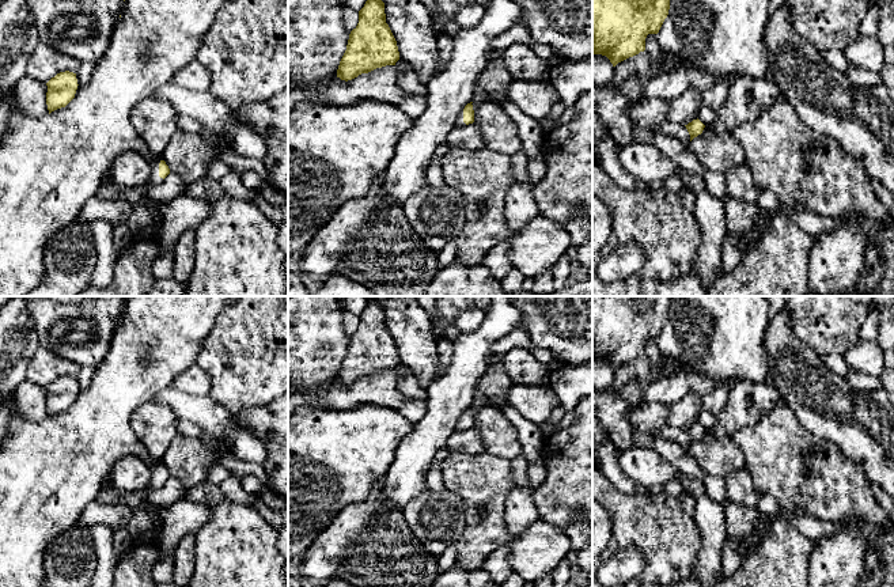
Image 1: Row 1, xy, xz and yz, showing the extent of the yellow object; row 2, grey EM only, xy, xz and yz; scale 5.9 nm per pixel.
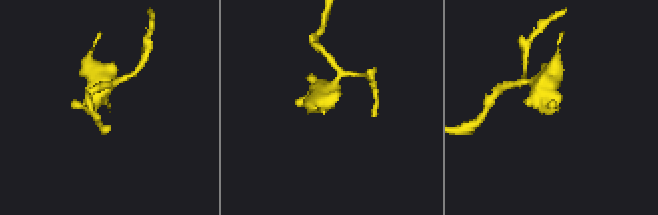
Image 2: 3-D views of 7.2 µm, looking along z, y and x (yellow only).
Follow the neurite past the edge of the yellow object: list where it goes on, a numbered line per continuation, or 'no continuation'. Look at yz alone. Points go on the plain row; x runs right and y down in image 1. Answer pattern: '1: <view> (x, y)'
no continuation

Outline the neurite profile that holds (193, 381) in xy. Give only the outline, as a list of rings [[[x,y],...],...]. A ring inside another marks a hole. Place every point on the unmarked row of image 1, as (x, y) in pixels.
[[[194,363],[175,378],[173,386],[190,395],[208,395],[211,391],[211,379],[202,368]]]

